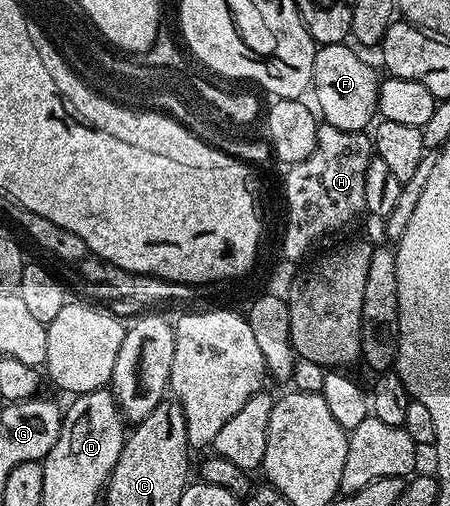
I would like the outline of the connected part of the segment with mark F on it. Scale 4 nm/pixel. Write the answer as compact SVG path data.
M346 42L325 43L316 50L311 78L313 95L315 91L314 106L323 123L346 131L366 132L372 126L371 118L374 120L379 110L381 75L358 55L360 52L354 46L347 46Z

